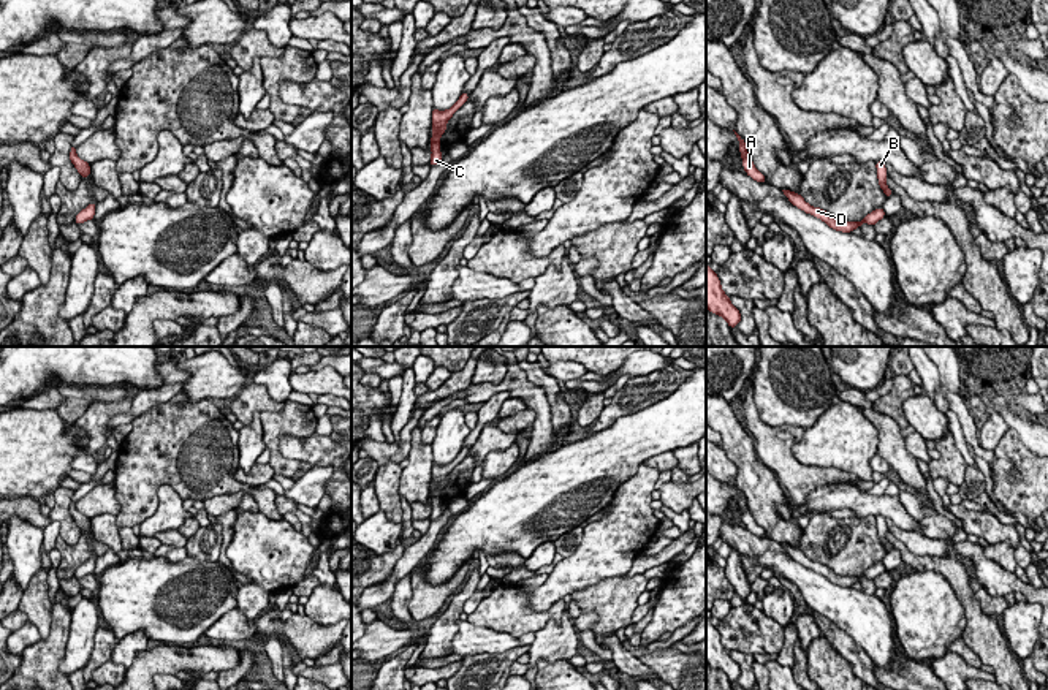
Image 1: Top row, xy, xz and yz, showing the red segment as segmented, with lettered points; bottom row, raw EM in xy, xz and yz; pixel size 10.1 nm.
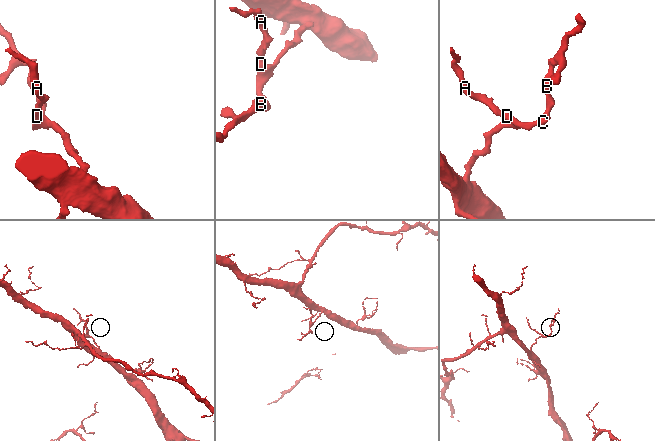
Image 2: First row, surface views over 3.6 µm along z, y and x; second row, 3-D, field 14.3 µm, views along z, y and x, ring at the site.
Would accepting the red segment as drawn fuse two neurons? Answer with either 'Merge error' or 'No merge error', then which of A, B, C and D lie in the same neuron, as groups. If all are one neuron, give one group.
No merge error. Groups: A B C D

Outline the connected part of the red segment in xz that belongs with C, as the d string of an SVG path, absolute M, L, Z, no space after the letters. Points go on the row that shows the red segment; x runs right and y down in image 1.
M462 92L462 95L459 97L459 100L446 111L439 111L439 109L432 109L432 138L431 138L431 166L439 165L443 160L443 155L440 154L440 136L445 133L446 130L446 122L453 117L453 114L469 100L469 93Z

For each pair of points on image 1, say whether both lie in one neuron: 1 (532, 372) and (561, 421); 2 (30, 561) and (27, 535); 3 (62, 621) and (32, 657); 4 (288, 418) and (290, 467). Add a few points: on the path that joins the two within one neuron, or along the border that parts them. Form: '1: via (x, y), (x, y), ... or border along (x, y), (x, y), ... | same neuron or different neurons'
1: via (545, 383), (553, 391), (553, 399), (559, 409) | same neuron
2: via (27, 554), (27, 542) | same neuron
3: via (59, 630), (59, 635), (41, 652) | same neuron
4: via (276, 431), (274, 454), (277, 458) | same neuron

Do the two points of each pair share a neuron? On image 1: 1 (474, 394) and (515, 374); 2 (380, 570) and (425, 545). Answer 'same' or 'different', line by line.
1: same
2: different

